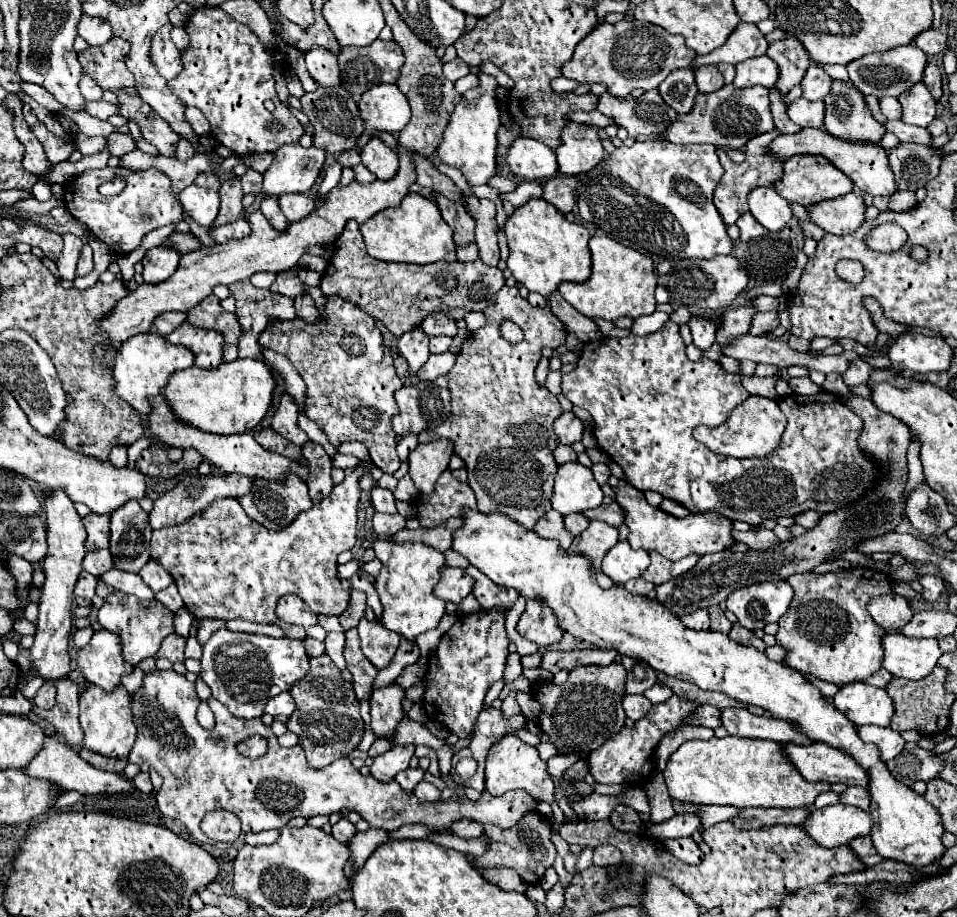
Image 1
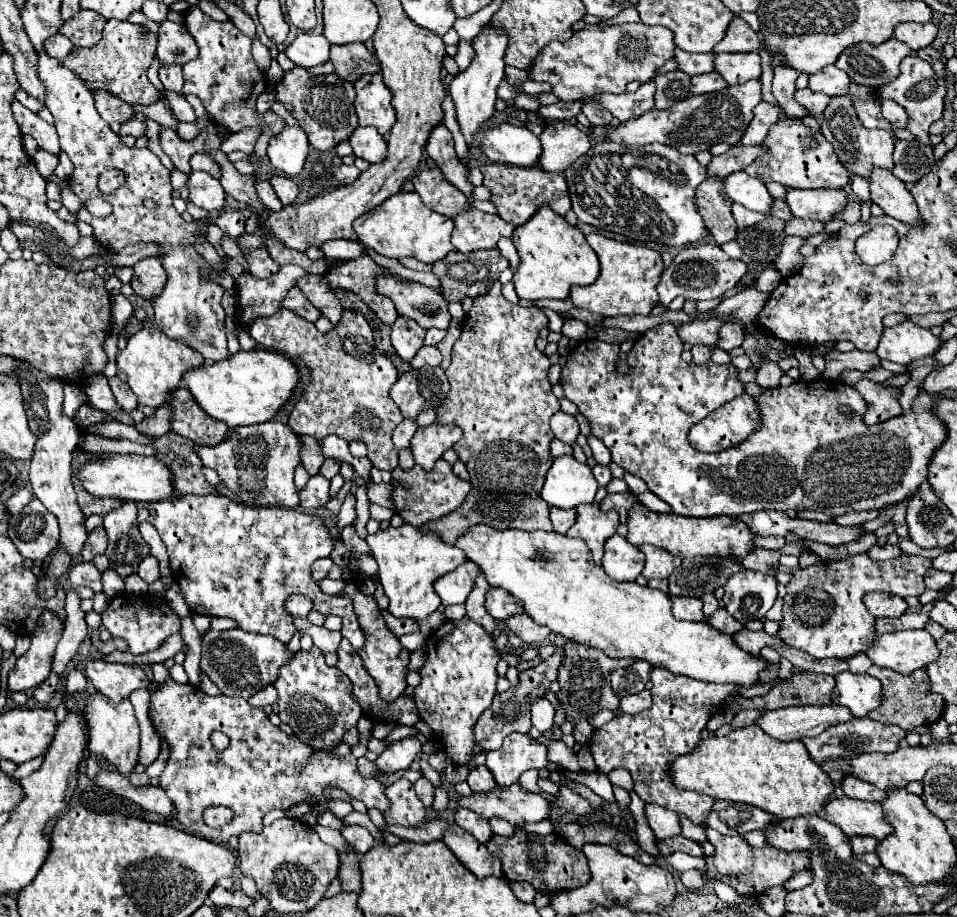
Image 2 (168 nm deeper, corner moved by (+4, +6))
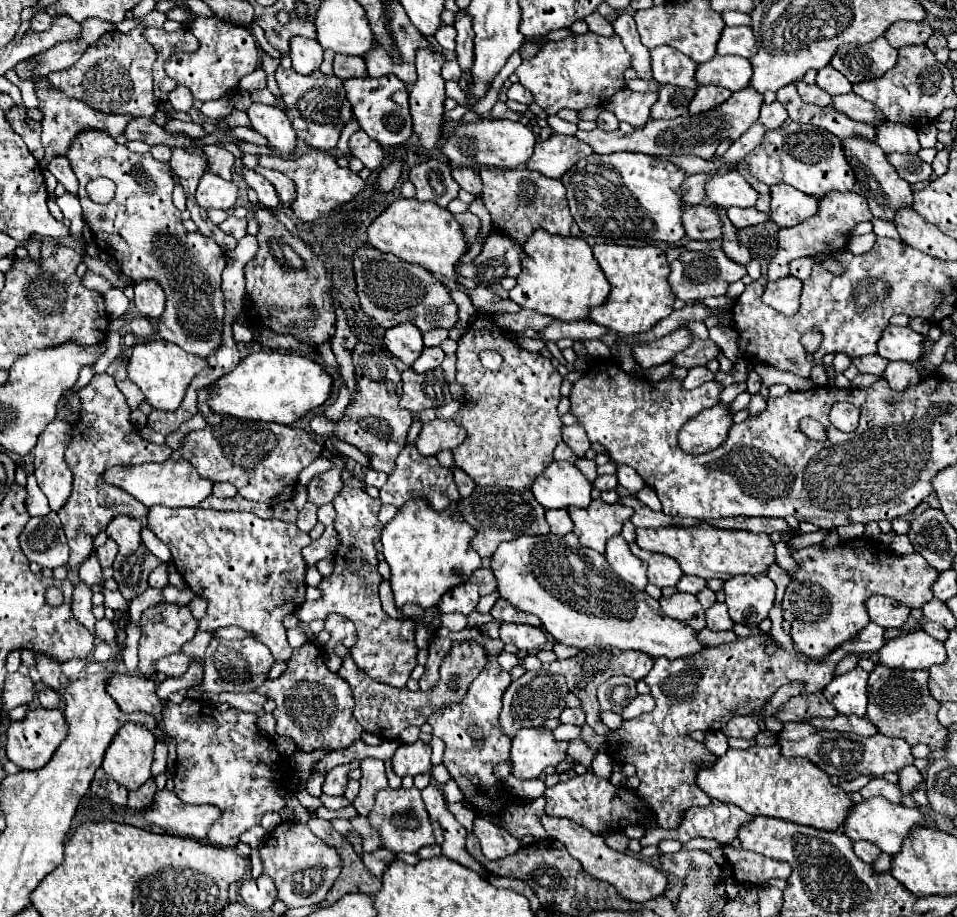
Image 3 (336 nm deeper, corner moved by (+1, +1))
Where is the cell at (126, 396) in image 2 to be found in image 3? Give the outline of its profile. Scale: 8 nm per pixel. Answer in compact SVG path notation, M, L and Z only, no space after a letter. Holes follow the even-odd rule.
M110 374L94 376L92 382L78 390L80 398L80 416L72 424L72 440L66 448L66 464L74 474L72 494L58 510L58 516L64 524L64 532L70 546L70 566L76 562L82 564L94 550L94 536L106 530L108 522L120 514L144 520L148 516L148 506L134 500L130 494L122 492L118 486L106 484L102 474L116 464L144 464L144 462L166 462L172 456L168 446L158 446L144 440L136 426L130 420L130 408L124 394L116 388L116 382Z

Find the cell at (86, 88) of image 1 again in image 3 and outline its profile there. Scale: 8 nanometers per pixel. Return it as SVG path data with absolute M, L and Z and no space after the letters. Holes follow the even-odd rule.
M134 118L130 122L130 126L126 126L126 134L128 140L142 140L150 146L168 146L168 148L182 148L188 154L198 154L198 156L206 156L202 146L196 144L194 138L188 138L186 134L170 134L166 132L164 126L158 126L152 118Z

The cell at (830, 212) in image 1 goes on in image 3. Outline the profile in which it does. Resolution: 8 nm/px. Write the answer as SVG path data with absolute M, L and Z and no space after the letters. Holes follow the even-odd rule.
M786 184L770 186L770 196L770 220L780 228L800 224L802 220L816 214L818 208L816 198L810 198Z

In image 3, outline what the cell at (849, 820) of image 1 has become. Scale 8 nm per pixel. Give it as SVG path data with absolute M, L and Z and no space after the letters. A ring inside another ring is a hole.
M874 796L874 798L864 800L862 804L856 804L852 808L852 812L844 824L844 834L852 840L872 842L882 852L888 852L894 856L900 852L906 834L910 834L910 830L918 828L918 826L920 828L936 828L936 822L928 814L922 814L918 808L906 808L904 804L892 804L882 796Z

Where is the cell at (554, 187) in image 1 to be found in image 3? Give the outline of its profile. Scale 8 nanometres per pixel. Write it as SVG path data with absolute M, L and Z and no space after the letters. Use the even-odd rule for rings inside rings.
M480 168L480 178L484 184L480 198L484 200L494 226L506 236L524 244L538 228L558 236L570 234L572 216L566 202L566 188L560 180L552 180L526 168Z

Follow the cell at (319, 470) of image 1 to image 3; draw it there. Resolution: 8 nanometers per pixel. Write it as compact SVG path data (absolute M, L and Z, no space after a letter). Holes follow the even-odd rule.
M310 504L304 506L304 510L298 514L298 522L296 522L300 532L310 532L316 526L316 512L318 510L314 510L314 506L310 506Z

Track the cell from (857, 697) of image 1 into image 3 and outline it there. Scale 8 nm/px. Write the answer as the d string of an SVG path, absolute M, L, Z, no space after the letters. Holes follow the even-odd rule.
M860 666L852 672L834 676L834 680L824 688L826 700L838 710L838 714L856 714L866 716L866 682L868 672L864 672Z

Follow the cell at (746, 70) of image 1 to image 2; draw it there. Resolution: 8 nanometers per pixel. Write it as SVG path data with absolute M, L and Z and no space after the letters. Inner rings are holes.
M725 53L715 57L715 71L729 85L741 85L751 79L761 77L761 57L759 53Z

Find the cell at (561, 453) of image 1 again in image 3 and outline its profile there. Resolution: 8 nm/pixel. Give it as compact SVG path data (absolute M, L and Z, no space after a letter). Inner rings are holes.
M558 442L558 446L554 448L554 460L566 460L566 462L570 462L570 464L576 464L574 452L572 452L564 442Z

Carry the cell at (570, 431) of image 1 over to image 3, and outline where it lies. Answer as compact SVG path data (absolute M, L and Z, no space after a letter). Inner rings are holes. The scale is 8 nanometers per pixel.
M572 424L572 426L564 426L562 428L562 440L572 448L572 452L582 458L586 454L586 450L590 448L588 436L584 432L584 428L580 424Z

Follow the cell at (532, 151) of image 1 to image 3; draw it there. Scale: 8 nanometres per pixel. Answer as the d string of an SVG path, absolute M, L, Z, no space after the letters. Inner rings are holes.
M488 120L458 124L456 130L442 144L444 156L460 166L496 166L496 168L518 168L524 166L534 150L536 136L522 122L510 120Z

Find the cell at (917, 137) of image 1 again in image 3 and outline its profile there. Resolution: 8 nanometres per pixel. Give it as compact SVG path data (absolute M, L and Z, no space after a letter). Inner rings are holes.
M854 92L832 96L832 106L836 110L844 112L846 116L850 116L854 120L860 120L860 122L874 122L874 126L880 126L884 122L884 116L880 112L876 112L874 104L860 98Z

